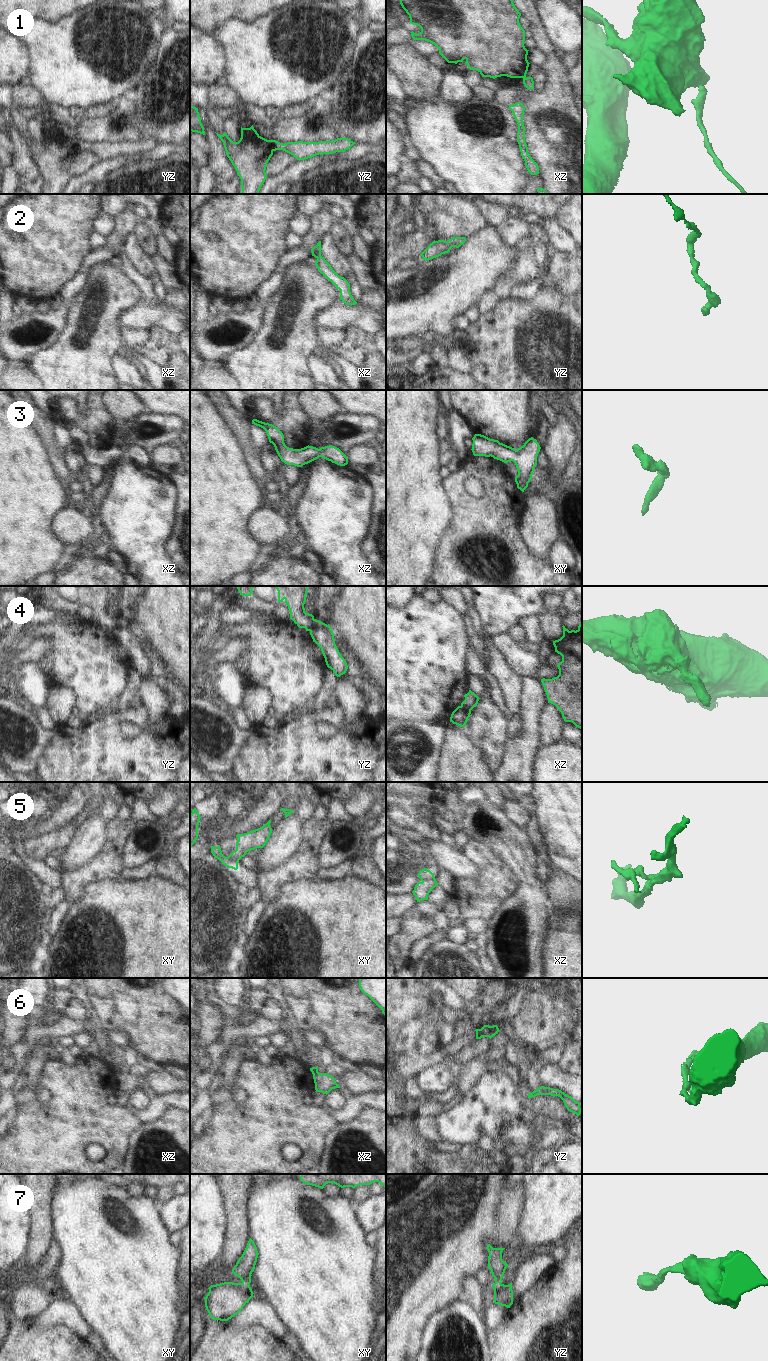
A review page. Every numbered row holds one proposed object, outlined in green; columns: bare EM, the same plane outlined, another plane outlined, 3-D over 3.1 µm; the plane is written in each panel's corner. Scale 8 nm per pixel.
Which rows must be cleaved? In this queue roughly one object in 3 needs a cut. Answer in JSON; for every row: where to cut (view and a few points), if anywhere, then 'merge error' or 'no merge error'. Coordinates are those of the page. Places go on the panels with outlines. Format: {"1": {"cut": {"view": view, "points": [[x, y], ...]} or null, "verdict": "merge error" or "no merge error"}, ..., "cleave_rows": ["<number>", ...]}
{"1": {"cut": {"view": "yz", "points": [[269, 140], [274, 150]]}, "verdict": "merge error"}, "2": {"cut": null, "verdict": "no merge error"}, "3": {"cut": null, "verdict": "no merge error"}, "4": {"cut": {"view": "yz", "points": [[315, 619], [309, 630]]}, "verdict": "merge error"}, "5": {"cut": {"view": "xy", "points": [[227, 857], [234, 862], [233, 868]]}, "verdict": "merge error"}, "6": {"cut": {"view": "yz", "points": [[480, 1029], [481, 1037]]}, "verdict": "merge error"}, "7": {"cut": null, "verdict": "no merge error"}, "cleave_rows": ["1", "4", "5", "6"]}

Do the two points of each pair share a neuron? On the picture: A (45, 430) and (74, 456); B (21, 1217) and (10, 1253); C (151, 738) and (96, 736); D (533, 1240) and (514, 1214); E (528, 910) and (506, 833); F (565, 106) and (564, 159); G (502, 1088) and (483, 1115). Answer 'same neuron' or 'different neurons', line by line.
A: different neurons
B: same neuron
C: same neuron
D: different neurons
E: same neuron
F: same neuron
G: same neuron

